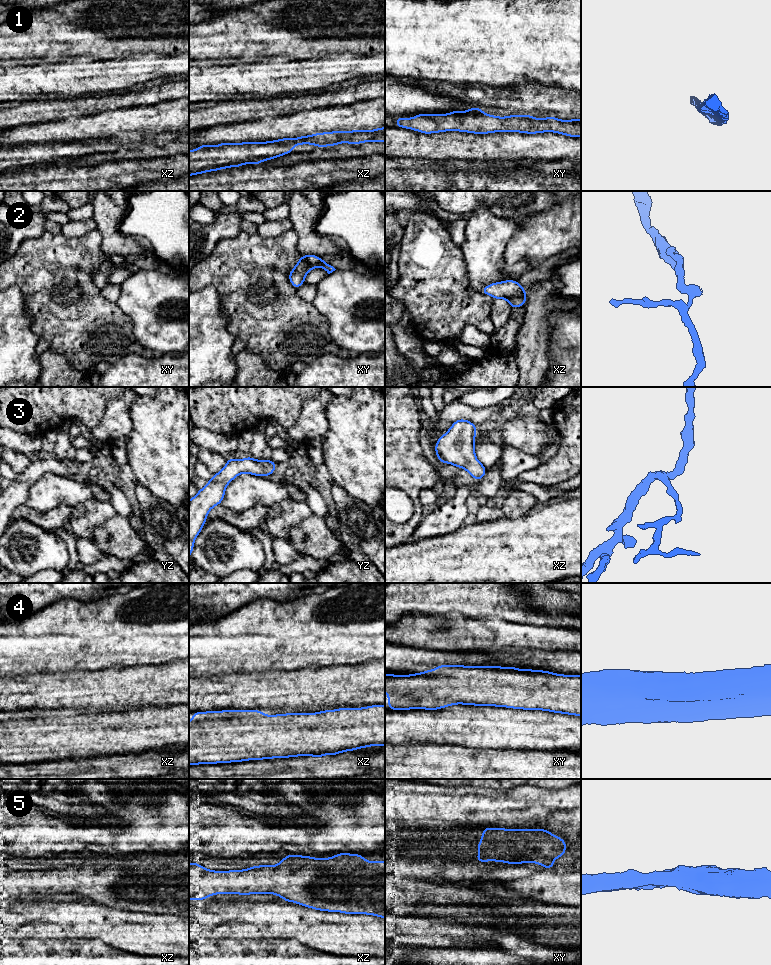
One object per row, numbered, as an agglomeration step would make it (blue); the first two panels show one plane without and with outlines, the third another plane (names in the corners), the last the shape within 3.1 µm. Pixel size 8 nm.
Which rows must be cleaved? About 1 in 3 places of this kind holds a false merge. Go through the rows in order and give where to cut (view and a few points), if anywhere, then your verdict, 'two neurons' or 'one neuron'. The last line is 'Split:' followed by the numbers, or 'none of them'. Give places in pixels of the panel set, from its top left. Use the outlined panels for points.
1: no cut | one neuron
2: xz (525, 290), (519, 296), (508, 296), (505, 298) | two neurons
3: no cut | one neuron
4: xz (314, 721), (272, 719), (252, 759) | two neurons
5: no cut | one neuron
Split: 2, 4

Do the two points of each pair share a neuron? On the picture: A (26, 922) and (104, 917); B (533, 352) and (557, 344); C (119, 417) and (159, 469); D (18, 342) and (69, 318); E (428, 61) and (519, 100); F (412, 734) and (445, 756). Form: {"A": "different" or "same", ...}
{"A": "same", "B": "different", "C": "different", "D": "different", "E": "different", "F": "different"}

